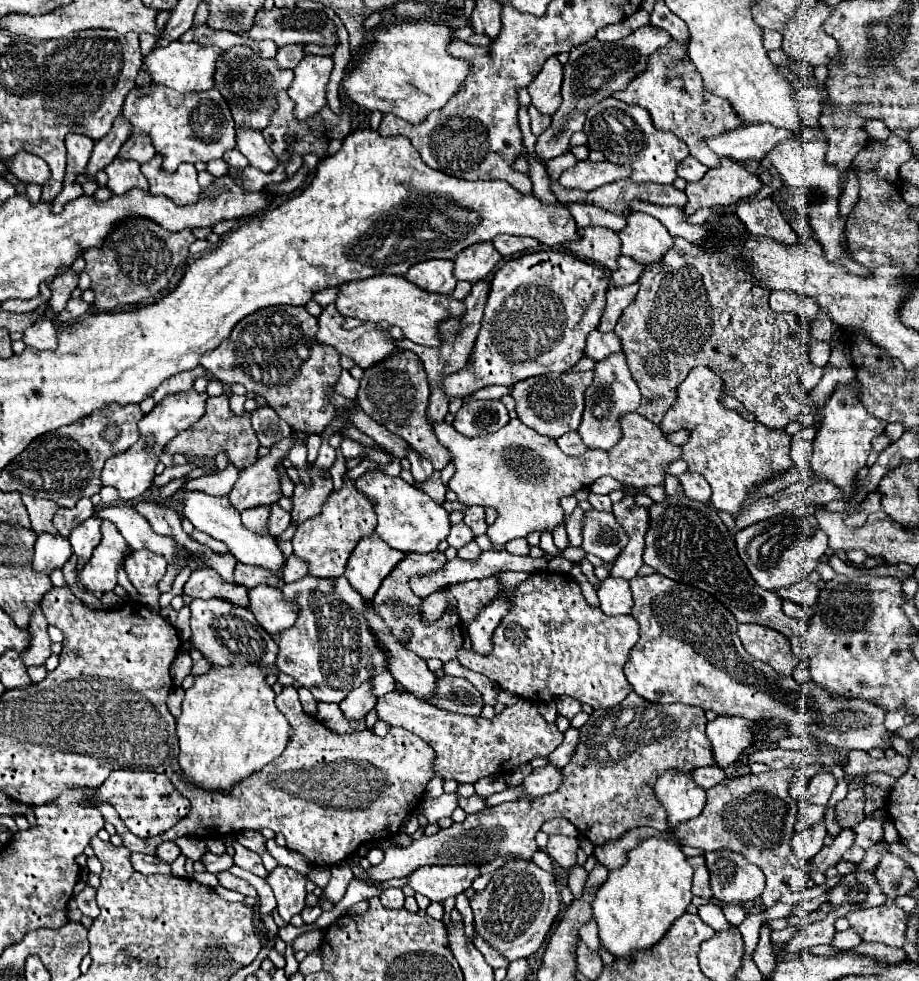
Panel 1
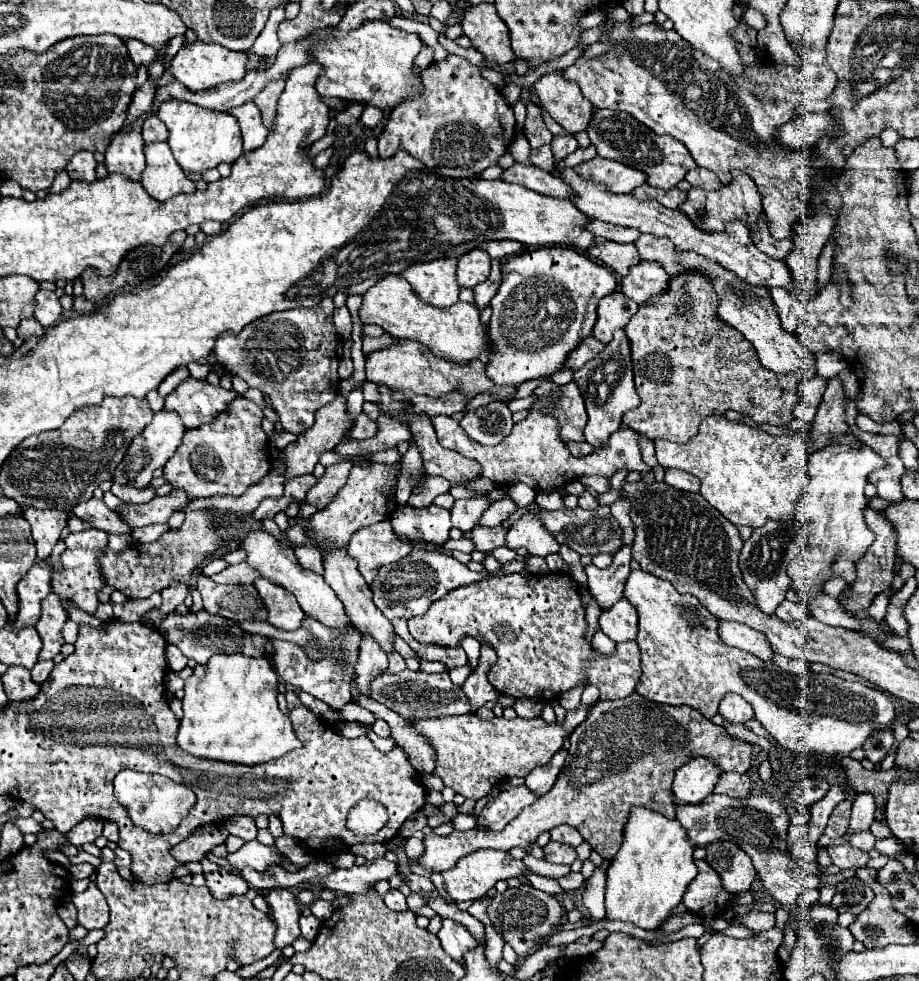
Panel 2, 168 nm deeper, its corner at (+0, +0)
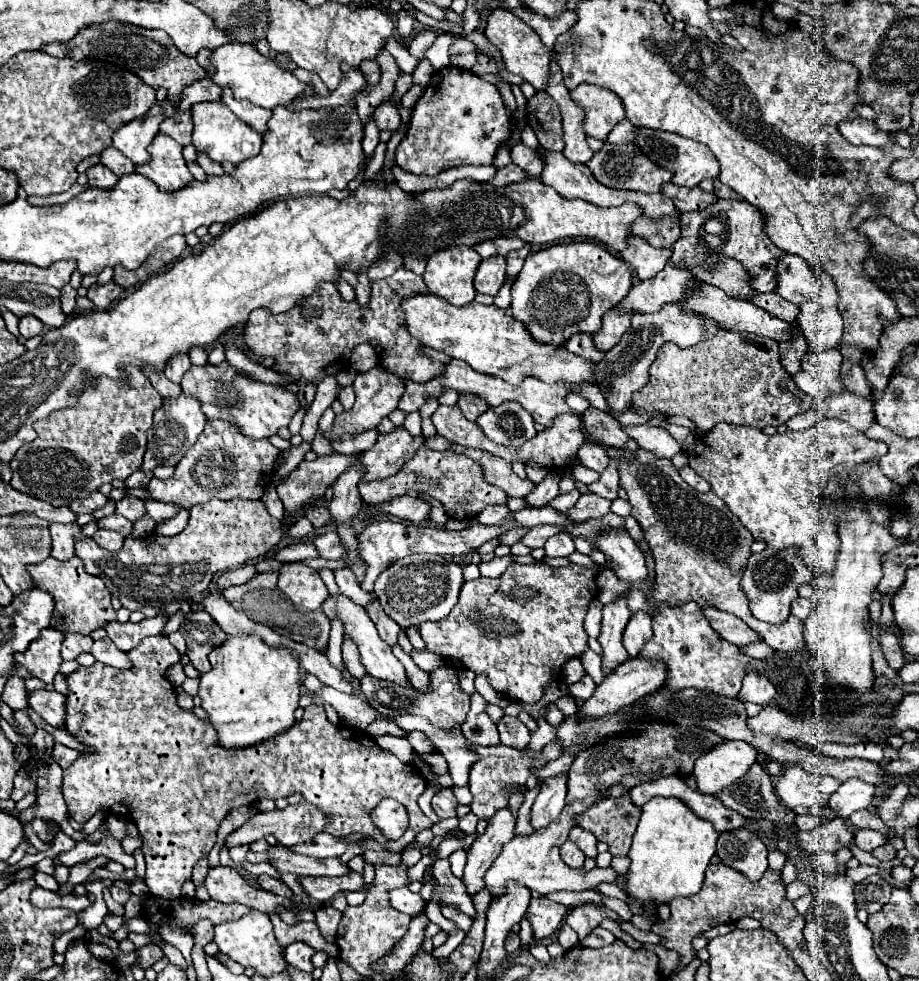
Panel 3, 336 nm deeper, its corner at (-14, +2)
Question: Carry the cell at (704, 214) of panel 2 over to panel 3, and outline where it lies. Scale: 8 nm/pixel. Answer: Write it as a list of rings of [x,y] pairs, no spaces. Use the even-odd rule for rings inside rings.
[[[718,198],[718,202],[710,204],[708,208],[684,214],[682,218],[682,236],[672,246],[672,266],[678,266],[680,260],[684,260],[688,266],[712,266],[716,258],[736,258],[752,274],[752,286],[756,286],[756,290],[772,292],[776,288],[776,258],[780,258],[784,252],[776,244],[772,244],[770,236],[766,234],[764,214],[760,208],[744,200]]]

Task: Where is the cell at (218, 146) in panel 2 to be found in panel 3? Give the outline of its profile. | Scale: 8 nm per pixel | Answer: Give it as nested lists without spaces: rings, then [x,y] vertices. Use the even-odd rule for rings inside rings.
[[[202,102],[202,104],[194,104],[190,108],[192,112],[192,122],[194,122],[194,130],[192,130],[192,144],[196,146],[198,152],[204,152],[208,158],[212,158],[214,162],[230,162],[230,164],[240,164],[252,156],[256,156],[260,152],[262,146],[262,136],[256,134],[250,126],[246,126],[244,122],[240,122],[232,110],[228,110],[226,104],[214,104],[214,102]]]

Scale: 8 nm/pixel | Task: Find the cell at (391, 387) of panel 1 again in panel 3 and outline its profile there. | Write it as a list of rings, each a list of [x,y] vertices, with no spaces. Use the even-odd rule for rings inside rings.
[[[452,444],[450,446],[452,452],[456,454],[464,454],[470,460],[474,460],[484,474],[484,480],[490,482],[492,486],[502,488],[508,496],[520,496],[524,498],[524,494],[528,494],[528,490],[532,490],[532,482],[530,480],[522,480],[512,472],[512,466],[508,462],[504,462],[502,458],[486,452],[486,450],[474,450],[474,448],[466,448],[460,444]]]

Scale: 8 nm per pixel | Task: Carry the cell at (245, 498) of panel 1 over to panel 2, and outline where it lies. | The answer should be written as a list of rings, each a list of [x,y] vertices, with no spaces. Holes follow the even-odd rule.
[[[336,396],[330,404],[322,406],[316,414],[316,422],[312,428],[308,428],[304,434],[298,436],[298,440],[290,446],[286,446],[284,454],[284,464],[286,464],[286,478],[294,478],[294,476],[302,476],[302,474],[312,474],[314,472],[314,466],[320,458],[322,452],[326,450],[332,450],[336,444],[342,442],[344,434],[354,426],[354,418],[346,416],[348,412],[348,406],[346,406],[346,398],[344,396]]]

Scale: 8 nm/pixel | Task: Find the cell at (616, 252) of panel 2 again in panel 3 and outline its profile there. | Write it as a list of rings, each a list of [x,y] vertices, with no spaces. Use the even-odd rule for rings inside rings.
[[[630,236],[628,246],[620,252],[620,258],[636,270],[640,280],[648,280],[654,274],[658,274],[670,260],[672,250],[670,248],[654,248],[642,238]]]

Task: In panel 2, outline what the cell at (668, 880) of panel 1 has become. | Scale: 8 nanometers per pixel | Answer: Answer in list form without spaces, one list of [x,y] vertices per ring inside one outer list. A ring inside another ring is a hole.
[[[634,808],[634,812],[630,812],[624,824],[624,842],[608,868],[606,916],[610,920],[632,922],[646,930],[658,928],[658,924],[664,918],[668,918],[670,910],[682,902],[688,884],[696,878],[696,864],[692,852],[694,852],[694,844],[688,840],[688,834],[678,824],[678,820],[670,820],[660,812],[650,812],[648,808]]]

